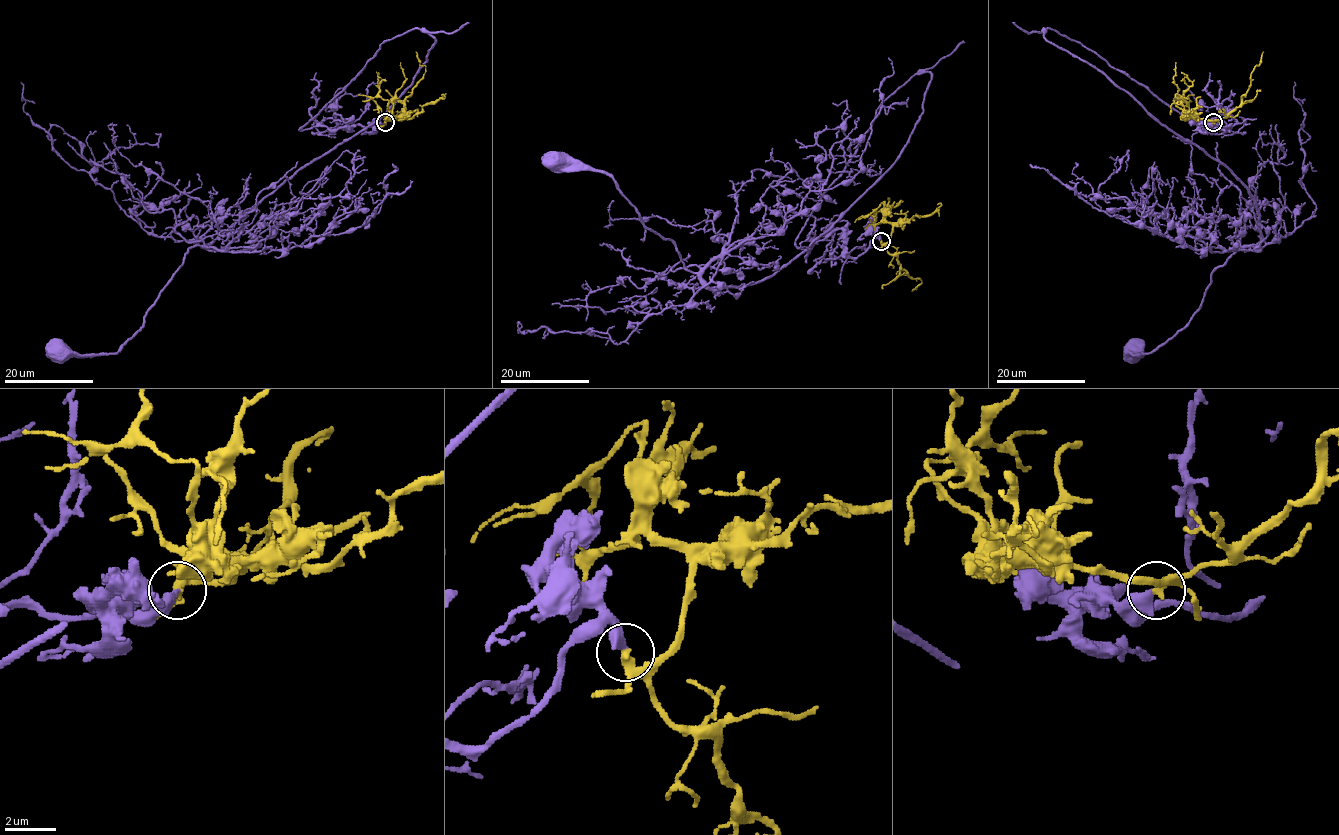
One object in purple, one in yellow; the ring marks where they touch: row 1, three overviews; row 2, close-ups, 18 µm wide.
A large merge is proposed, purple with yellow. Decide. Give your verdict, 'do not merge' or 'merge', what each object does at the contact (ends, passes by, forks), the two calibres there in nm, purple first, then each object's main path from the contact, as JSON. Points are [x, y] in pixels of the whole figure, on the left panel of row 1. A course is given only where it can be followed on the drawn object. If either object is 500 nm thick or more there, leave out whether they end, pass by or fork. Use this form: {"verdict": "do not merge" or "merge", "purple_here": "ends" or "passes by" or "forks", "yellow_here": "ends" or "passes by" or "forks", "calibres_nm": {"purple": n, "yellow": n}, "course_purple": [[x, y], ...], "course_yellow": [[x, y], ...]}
{"verdict": "merge", "purple_here": "ends", "yellow_here": "passes by", "calibres_nm": {"purple": 480, "yellow": 280}, "course_purple": [[385, 122], [299, 129], [383, 42], [424, 30], [434, 44], [400, 98], [188, 249], [116, 353], [59, 351]], "course_yellow": [[385, 122], [401, 113], [406, 98], [425, 71], [415, 52]]}

